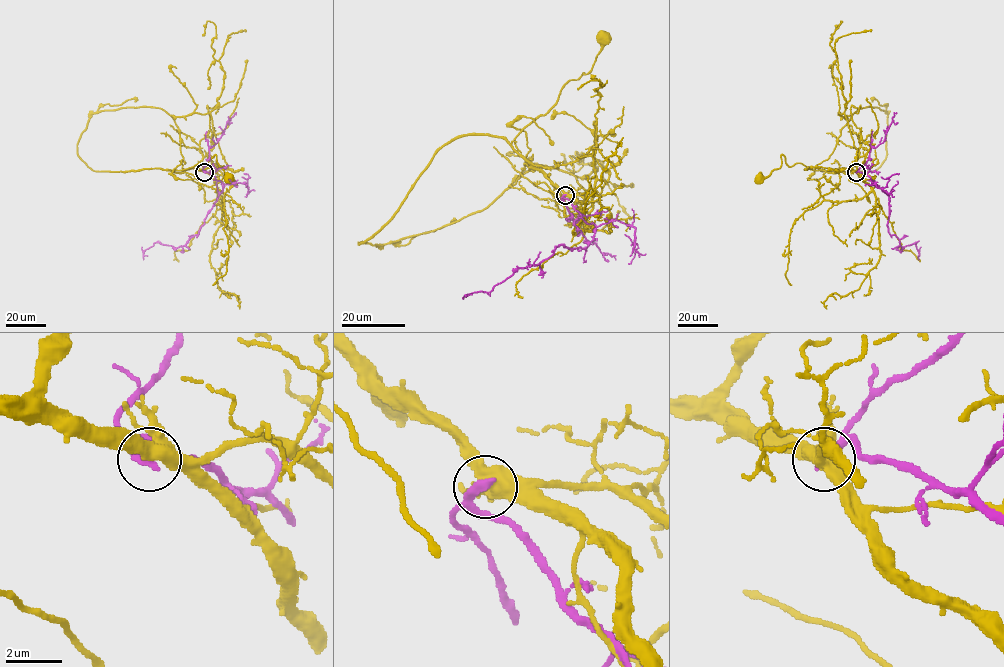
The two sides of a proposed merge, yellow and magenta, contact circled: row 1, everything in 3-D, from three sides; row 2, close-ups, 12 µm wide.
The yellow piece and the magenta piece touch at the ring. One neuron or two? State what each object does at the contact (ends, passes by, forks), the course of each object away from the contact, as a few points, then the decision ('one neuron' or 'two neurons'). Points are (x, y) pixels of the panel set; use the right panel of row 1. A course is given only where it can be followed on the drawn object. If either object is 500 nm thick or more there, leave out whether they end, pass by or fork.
yellow forks | magenta ends | yellow via (856, 172), (842, 168), (828, 173), (810, 169), (799, 163), (789, 166), (781, 155), (781, 166), (760, 177) | magenta via (856, 172), (866, 174), (888, 196), (890, 234), (899, 239), (901, 248), (916, 242), (919, 259) | two neurons

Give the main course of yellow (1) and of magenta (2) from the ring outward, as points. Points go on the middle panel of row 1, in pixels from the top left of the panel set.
1: (565, 195), (518, 153), (514, 139), (555, 103), (563, 86), (588, 73), (605, 41), (603, 40)
2: (565, 195), (595, 226), (586, 246), (557, 246), (539, 263), (518, 268), (489, 292), (466, 296)

